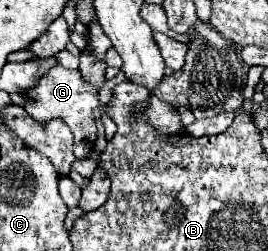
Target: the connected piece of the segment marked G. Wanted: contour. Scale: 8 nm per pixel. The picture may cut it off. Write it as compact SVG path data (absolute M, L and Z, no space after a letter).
M55 65L51 71L47 71L45 77L41 77L41 81L27 91L27 103L25 103L25 111L35 117L37 121L45 123L53 117L63 119L75 135L75 157L77 159L85 159L89 155L89 151L93 149L95 137L97 137L97 127L95 127L95 119L93 119L93 111L99 107L99 93L93 85L87 85L87 81L83 81L79 71L69 71L63 65Z

